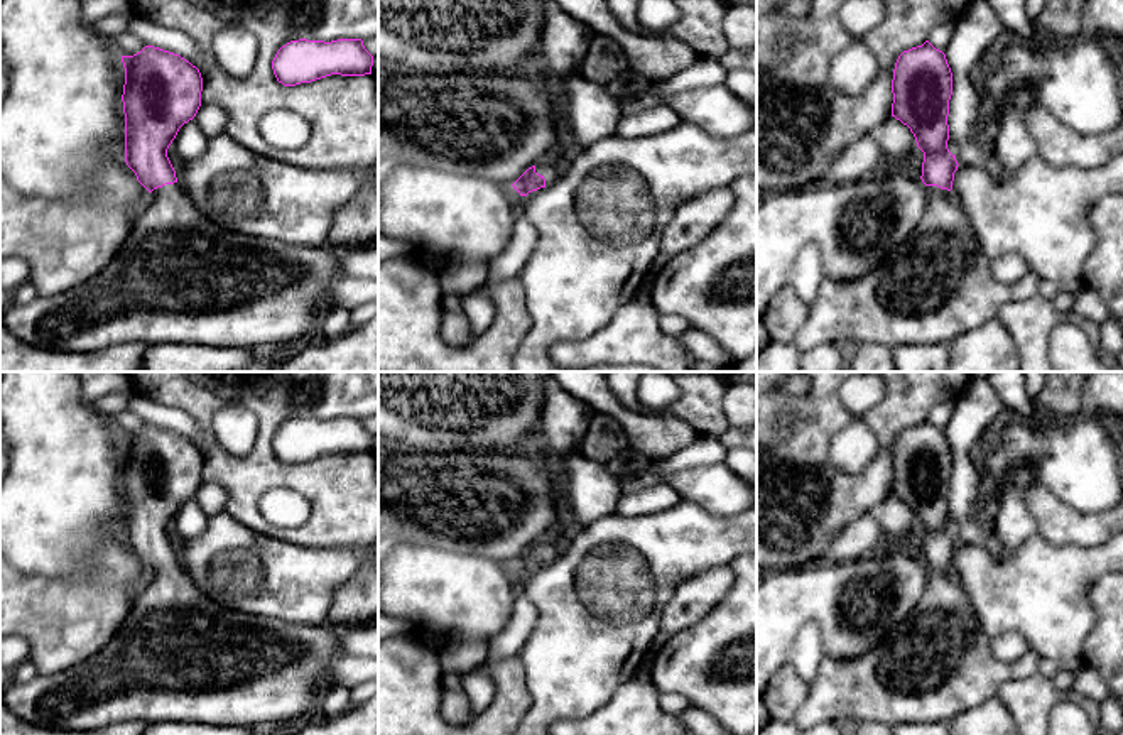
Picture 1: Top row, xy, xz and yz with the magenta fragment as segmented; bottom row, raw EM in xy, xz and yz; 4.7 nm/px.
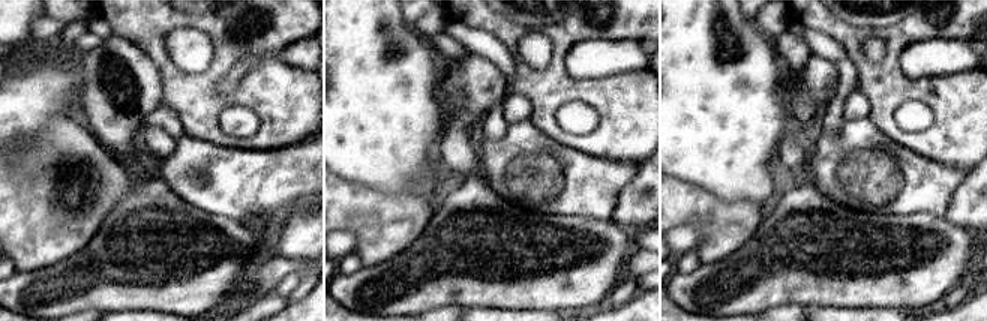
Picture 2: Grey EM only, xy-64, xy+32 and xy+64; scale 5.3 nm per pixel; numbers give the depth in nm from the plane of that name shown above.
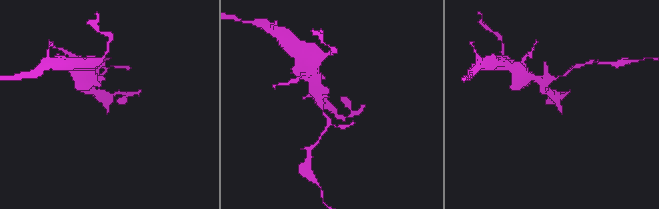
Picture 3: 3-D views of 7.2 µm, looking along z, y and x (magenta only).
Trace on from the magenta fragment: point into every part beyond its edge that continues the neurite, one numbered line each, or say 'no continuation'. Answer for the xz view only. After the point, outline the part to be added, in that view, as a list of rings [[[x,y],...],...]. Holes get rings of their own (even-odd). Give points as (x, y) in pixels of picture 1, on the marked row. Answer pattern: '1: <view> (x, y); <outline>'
1: xz (547, 169); [[[551,159],[535,164],[535,172],[545,179],[545,186],[552,184],[559,177],[559,171]]]

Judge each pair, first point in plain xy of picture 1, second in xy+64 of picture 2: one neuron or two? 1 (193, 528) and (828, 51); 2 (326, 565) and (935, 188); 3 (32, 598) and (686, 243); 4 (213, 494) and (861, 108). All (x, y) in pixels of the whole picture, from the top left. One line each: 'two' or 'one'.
1: one
2: one
3: two
4: one

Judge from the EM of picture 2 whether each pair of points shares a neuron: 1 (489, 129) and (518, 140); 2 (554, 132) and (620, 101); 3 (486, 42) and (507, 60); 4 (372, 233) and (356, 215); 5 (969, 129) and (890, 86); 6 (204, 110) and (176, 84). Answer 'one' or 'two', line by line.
1: two
2: one
3: one
4: one
5: one
6: one

